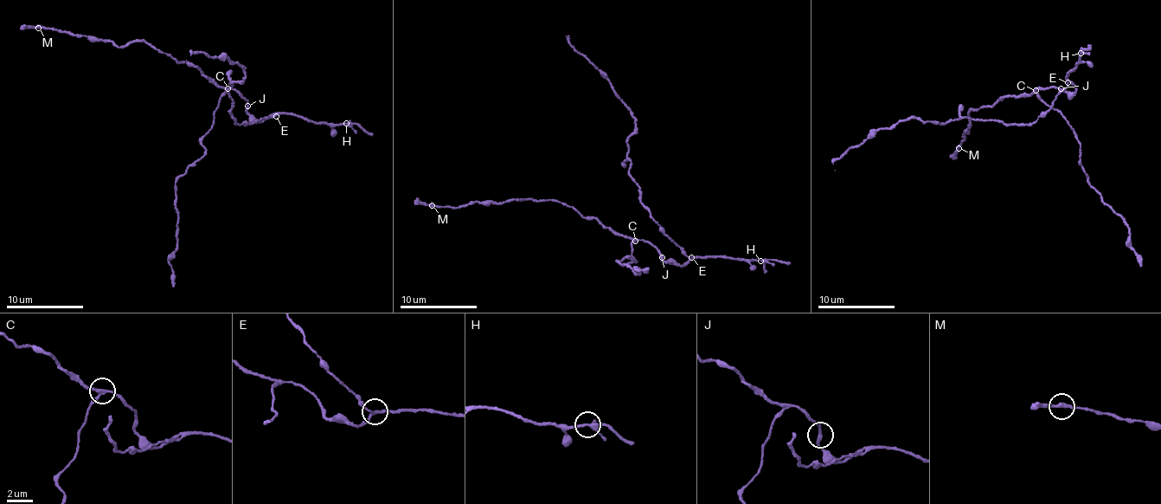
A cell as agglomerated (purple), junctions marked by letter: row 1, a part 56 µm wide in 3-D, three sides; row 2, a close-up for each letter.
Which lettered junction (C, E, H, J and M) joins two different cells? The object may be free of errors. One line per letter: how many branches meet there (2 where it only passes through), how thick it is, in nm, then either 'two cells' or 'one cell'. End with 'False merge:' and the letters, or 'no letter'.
C: 3 branches meet; 200 nm thick; two cells
E: 3 branches meet; 180 nm thick; one cell
H: 4 branches meet; 200 nm thick; one cell
J: 2 branches meet; 240 nm thick; one cell
M: 2 branches meet; 280 nm thick; one cell
False merge: C

